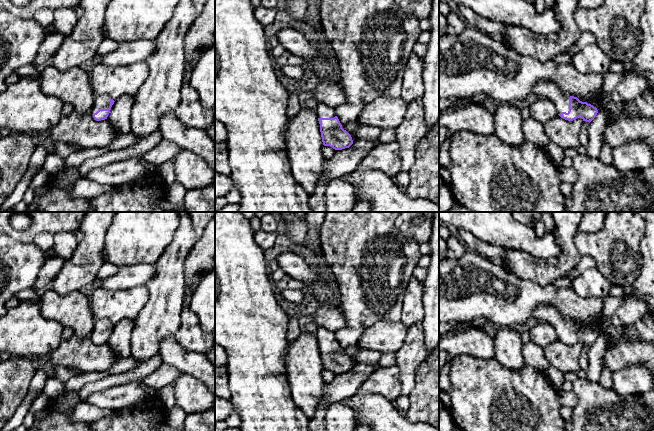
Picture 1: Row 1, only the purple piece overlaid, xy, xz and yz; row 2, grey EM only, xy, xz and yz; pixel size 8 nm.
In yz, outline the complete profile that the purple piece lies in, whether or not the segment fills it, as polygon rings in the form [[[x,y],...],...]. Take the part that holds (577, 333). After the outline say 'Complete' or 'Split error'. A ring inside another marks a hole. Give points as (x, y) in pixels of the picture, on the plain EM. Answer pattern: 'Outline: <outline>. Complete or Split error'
Outline: [[[537,305],[532,311],[532,317],[536,322],[551,324],[558,339],[568,345],[582,342],[590,347],[598,337],[593,329],[582,326],[577,321],[565,319],[555,308],[548,305]]]. Split error

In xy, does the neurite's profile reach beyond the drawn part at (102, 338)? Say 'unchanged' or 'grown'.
grown

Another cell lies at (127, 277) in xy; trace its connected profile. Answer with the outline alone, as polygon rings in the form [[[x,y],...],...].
[[[155,264],[121,266],[116,274],[103,279],[102,287],[109,290],[128,290],[146,285],[154,277]]]

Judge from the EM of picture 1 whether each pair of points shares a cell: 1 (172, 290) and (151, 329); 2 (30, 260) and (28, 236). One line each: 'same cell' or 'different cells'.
1: same cell
2: different cells

